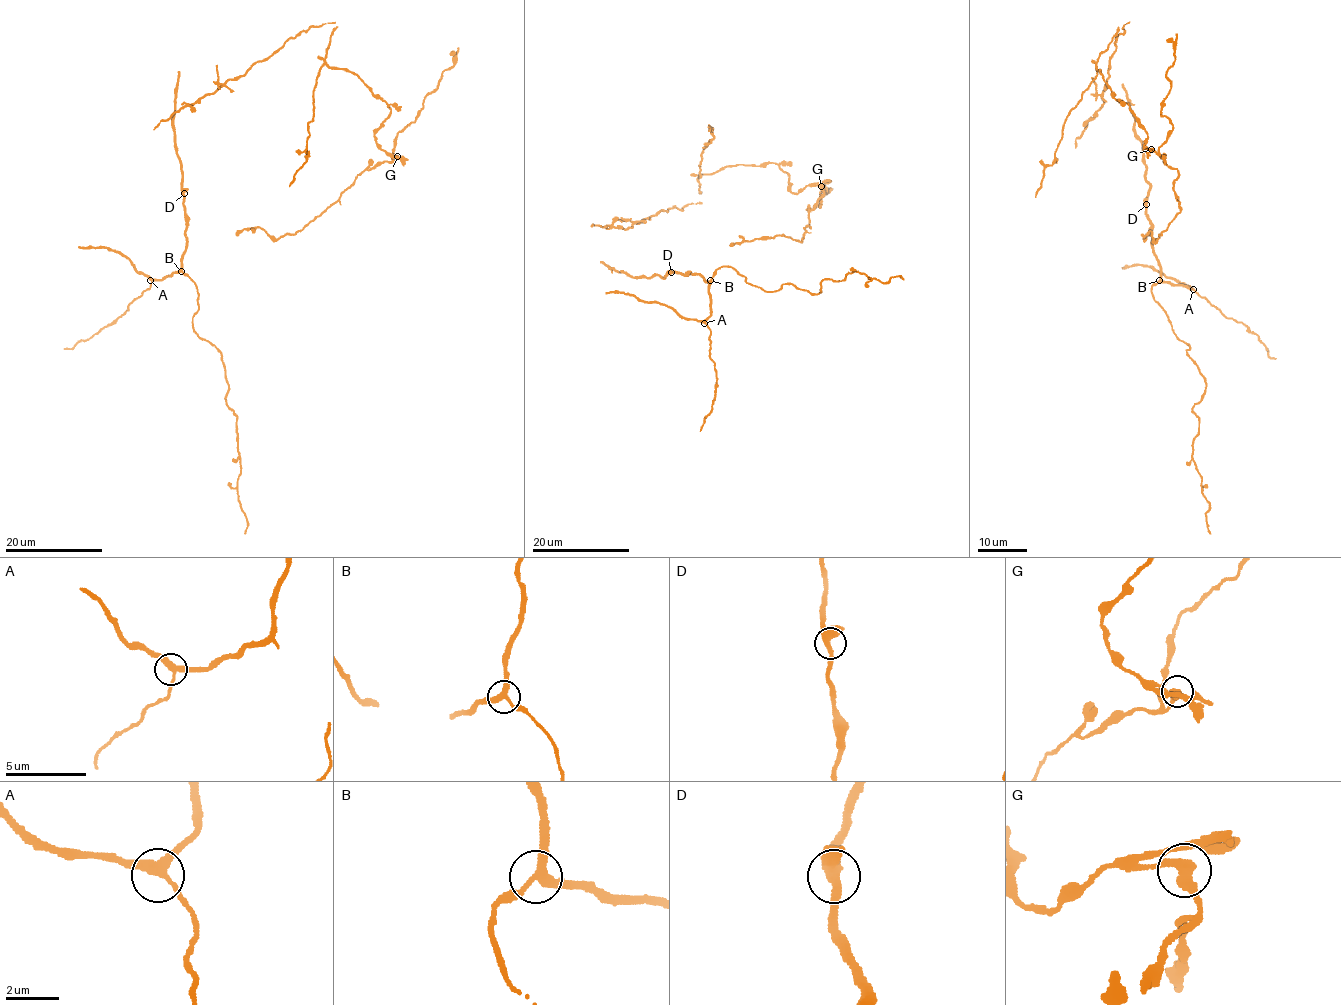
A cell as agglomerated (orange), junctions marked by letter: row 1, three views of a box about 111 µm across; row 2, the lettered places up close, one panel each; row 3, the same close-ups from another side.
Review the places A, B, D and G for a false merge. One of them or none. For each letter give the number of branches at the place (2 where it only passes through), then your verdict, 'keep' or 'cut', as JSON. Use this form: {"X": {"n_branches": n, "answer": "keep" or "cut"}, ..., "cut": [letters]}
{"A": {"n_branches": 3, "answer": "keep"}, "B": {"n_branches": 3, "answer": "keep"}, "D": {"n_branches": 3, "answer": "keep"}, "G": {"n_branches": 3, "answer": "cut"}, "cut": ["G"]}

